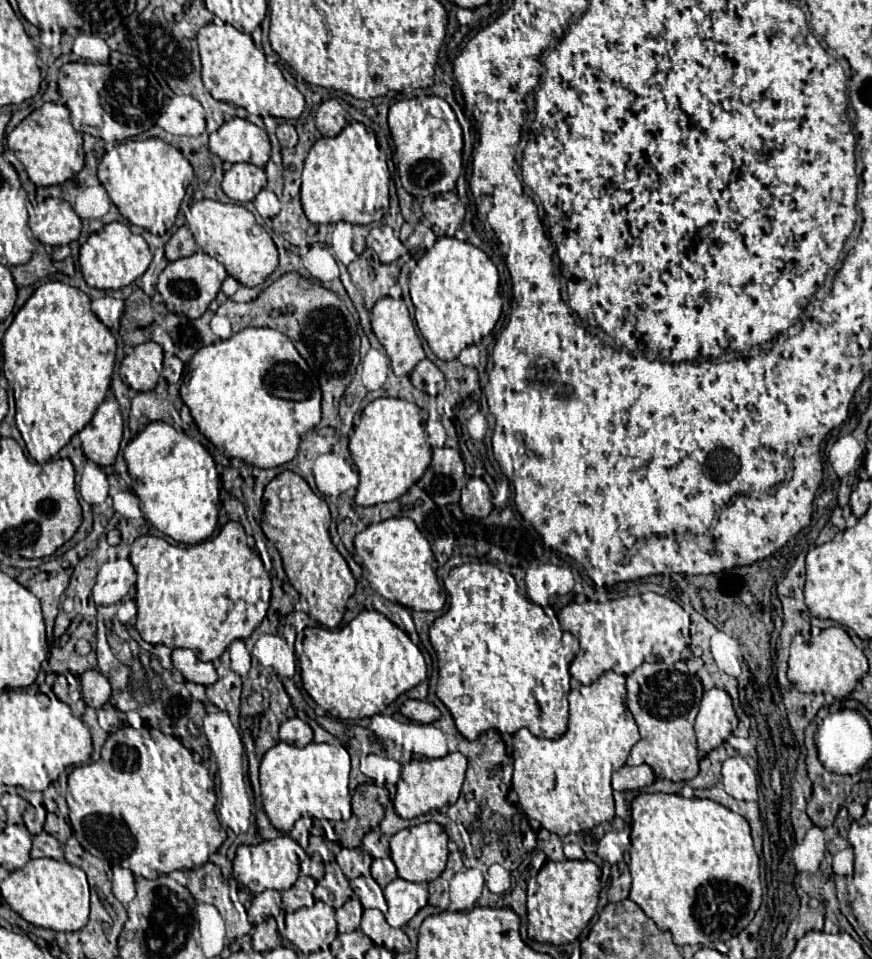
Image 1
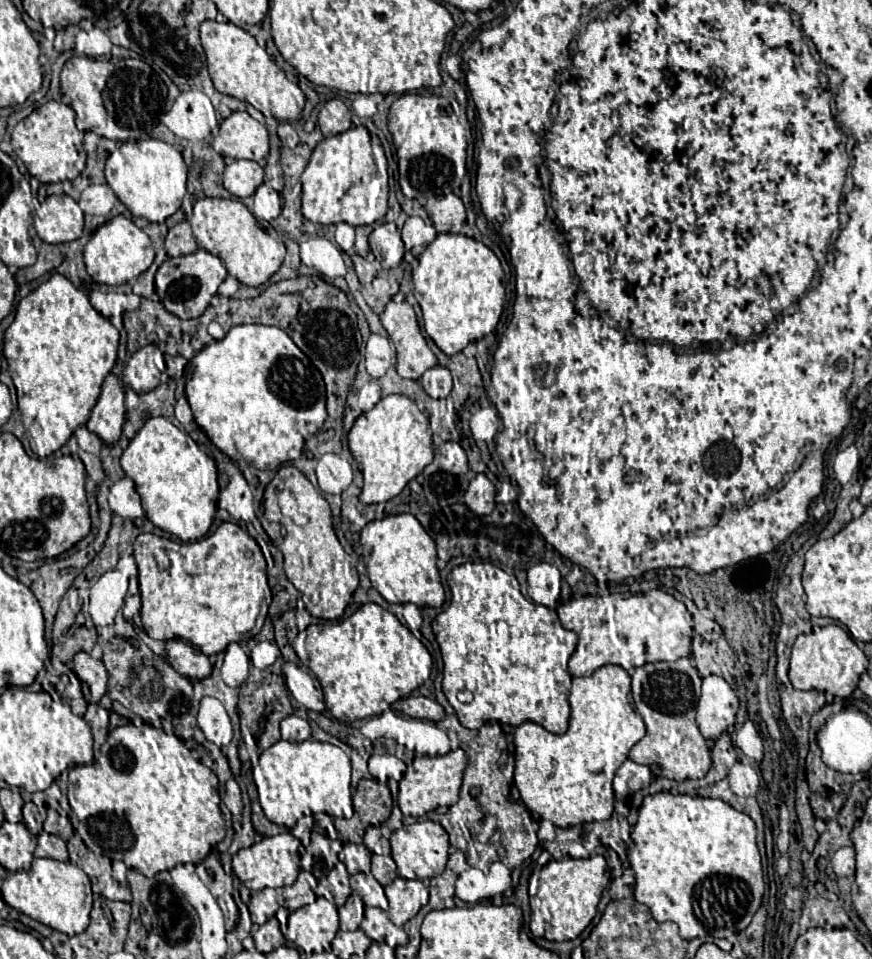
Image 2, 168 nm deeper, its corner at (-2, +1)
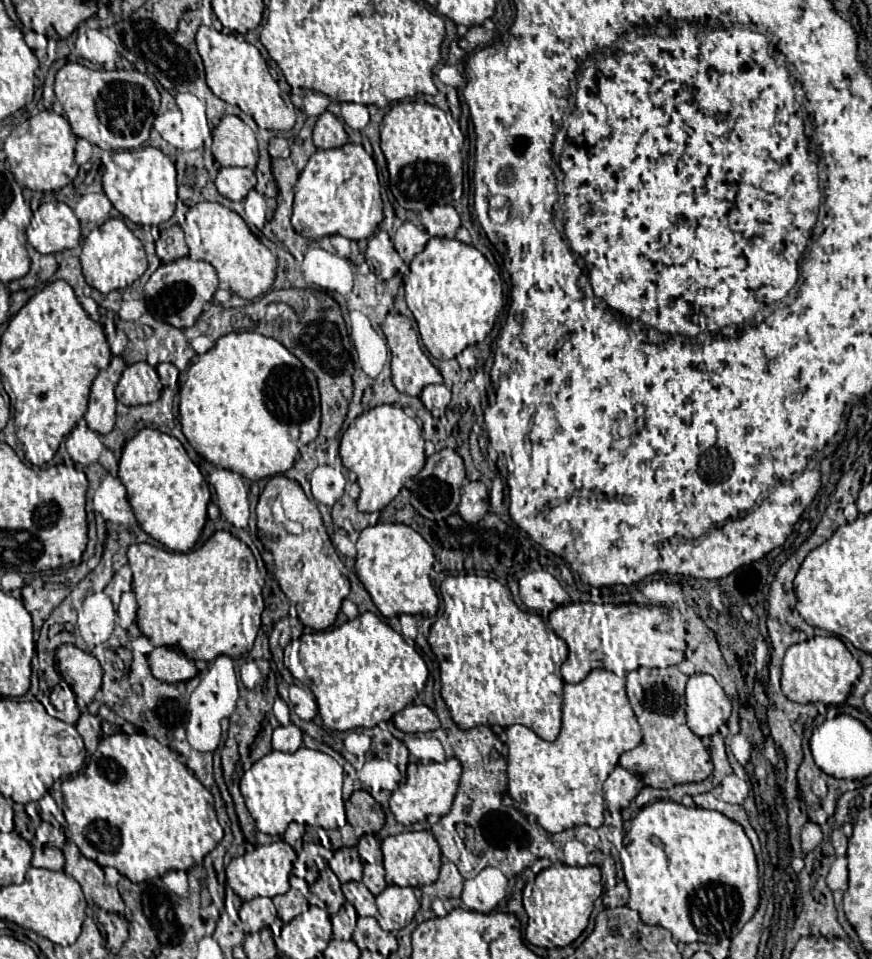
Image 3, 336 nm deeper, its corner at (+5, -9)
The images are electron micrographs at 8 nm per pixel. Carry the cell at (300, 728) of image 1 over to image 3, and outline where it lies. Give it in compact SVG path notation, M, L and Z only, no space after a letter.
M278 726L272 736L272 748L280 752L296 752L302 746L302 732L294 726Z

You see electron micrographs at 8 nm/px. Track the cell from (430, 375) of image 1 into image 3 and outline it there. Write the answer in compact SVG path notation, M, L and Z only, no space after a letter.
M430 384L422 390L420 400L432 414L444 414L448 402L450 402L450 390L444 384Z

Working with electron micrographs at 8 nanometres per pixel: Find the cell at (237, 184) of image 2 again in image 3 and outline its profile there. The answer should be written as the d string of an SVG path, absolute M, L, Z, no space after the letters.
M220 168L216 178L218 192L234 202L244 200L254 186L256 186L256 176L250 168Z

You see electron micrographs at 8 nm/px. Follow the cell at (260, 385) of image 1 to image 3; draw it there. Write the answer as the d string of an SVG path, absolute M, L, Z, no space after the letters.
M230 332L186 370L180 388L180 424L190 446L214 466L262 480L292 468L298 448L312 442L320 428L320 396L316 376L278 340L256 332Z

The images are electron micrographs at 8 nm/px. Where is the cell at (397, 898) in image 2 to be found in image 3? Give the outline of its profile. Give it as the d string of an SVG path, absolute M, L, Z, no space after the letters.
M388 886L376 896L376 906L380 910L380 926L386 932L396 932L402 926L410 924L420 904L412 888Z

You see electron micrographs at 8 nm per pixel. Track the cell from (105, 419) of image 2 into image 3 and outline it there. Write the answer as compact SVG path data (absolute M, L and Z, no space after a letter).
M114 356L110 366L106 370L102 370L94 384L92 384L92 392L90 392L90 404L88 404L88 412L84 416L86 424L90 430L98 432L98 434L110 434L116 422L116 398L114 398L114 388L124 372L126 364L120 356Z

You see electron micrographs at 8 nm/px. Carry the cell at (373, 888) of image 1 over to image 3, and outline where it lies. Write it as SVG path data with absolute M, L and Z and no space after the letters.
M352 880L350 884L346 884L346 888L342 888L346 900L356 908L358 916L379 917L378 908L376 908L375 896L366 888L362 880Z

